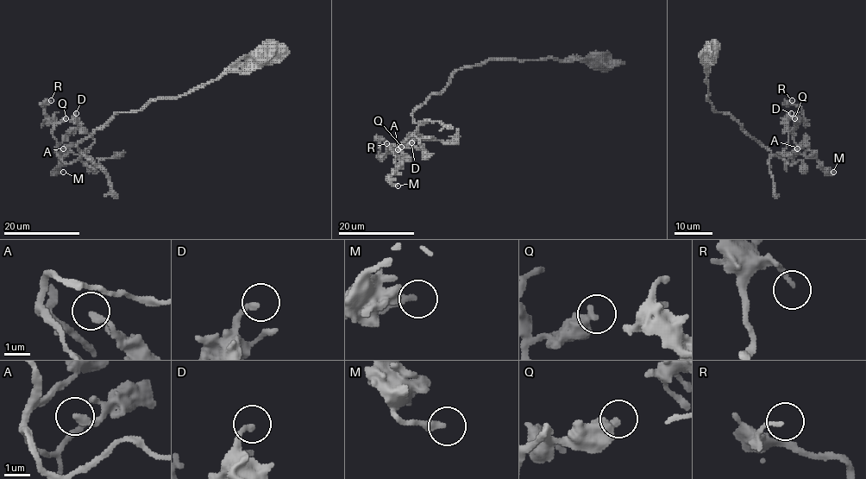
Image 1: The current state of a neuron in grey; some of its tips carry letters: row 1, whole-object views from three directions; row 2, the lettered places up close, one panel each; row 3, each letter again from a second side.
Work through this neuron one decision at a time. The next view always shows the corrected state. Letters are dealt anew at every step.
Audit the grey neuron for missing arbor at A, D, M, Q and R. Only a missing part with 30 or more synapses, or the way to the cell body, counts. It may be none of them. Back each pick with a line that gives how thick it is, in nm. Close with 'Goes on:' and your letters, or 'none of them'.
Goes on: none of them

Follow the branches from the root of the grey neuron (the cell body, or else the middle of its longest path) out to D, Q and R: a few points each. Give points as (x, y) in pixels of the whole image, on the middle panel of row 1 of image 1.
D: (596, 60), (599, 57), (488, 59), (460, 68), (441, 92), (414, 111), (417, 132), (429, 140), (411, 142)
Q: (596, 60), (488, 59), (460, 68), (414, 111), (417, 129), (391, 149), (387, 143), (401, 147)
R: (596, 60), (488, 59), (460, 68), (414, 111), (417, 129), (380, 155), (379, 142), (386, 143)

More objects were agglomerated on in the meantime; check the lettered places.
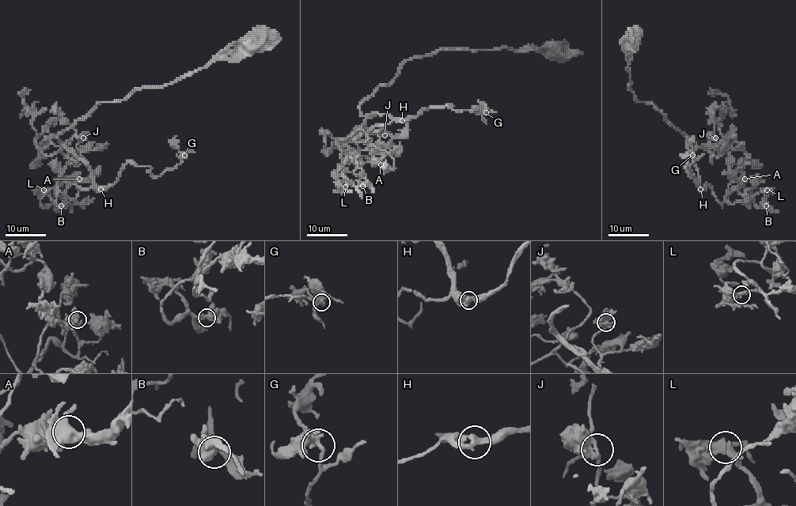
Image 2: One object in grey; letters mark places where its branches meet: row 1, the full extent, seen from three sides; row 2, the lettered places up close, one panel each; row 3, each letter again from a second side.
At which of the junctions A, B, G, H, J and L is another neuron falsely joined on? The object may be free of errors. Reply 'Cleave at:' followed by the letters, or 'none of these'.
Cleave at: none of these

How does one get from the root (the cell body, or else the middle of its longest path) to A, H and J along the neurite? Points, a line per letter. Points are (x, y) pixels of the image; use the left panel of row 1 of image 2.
A: (252, 43), (169, 83), (99, 103), (58, 135), (92, 180), (70, 185), (58, 206), (55, 187), (79, 179)
H: (252, 43), (239, 55), (214, 58), (169, 83), (99, 103), (66, 129), (58, 139), (85, 163), (100, 189)
J: (252, 43), (169, 83), (99, 103), (58, 135), (60, 150), (66, 156), (83, 137)

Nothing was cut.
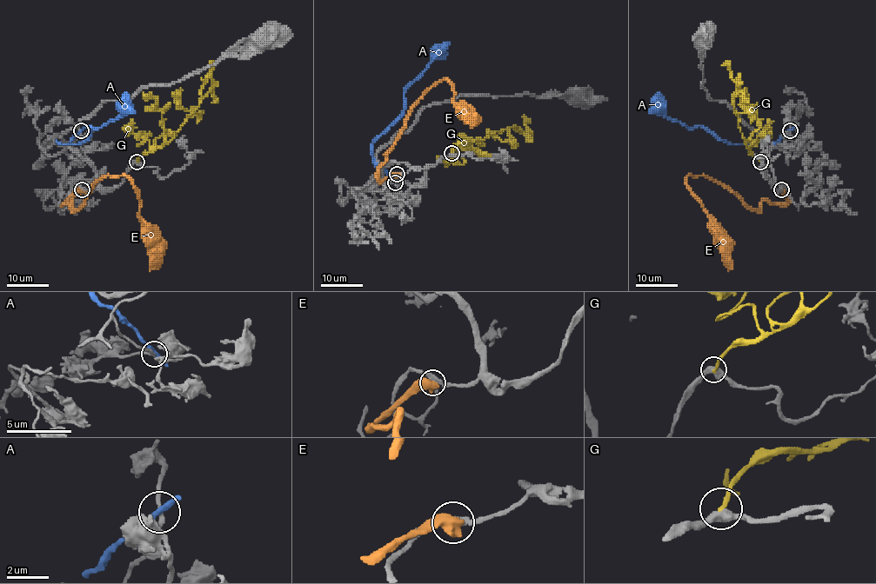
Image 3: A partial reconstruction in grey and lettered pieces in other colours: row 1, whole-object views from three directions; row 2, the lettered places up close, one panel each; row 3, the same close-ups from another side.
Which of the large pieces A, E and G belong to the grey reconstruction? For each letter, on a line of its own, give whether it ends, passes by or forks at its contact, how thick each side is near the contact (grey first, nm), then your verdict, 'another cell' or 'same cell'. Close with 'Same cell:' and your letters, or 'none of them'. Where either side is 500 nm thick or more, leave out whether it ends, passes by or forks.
A: it passes by; 190 nm thick on the grey side, 300 nm on the other; another cell
E: 240 nm thick on the grey side, 750 nm on the other; another cell
G: it ends there; 440 nm thick on the grey side, 220 nm on the other; same cell
Same cell: G

